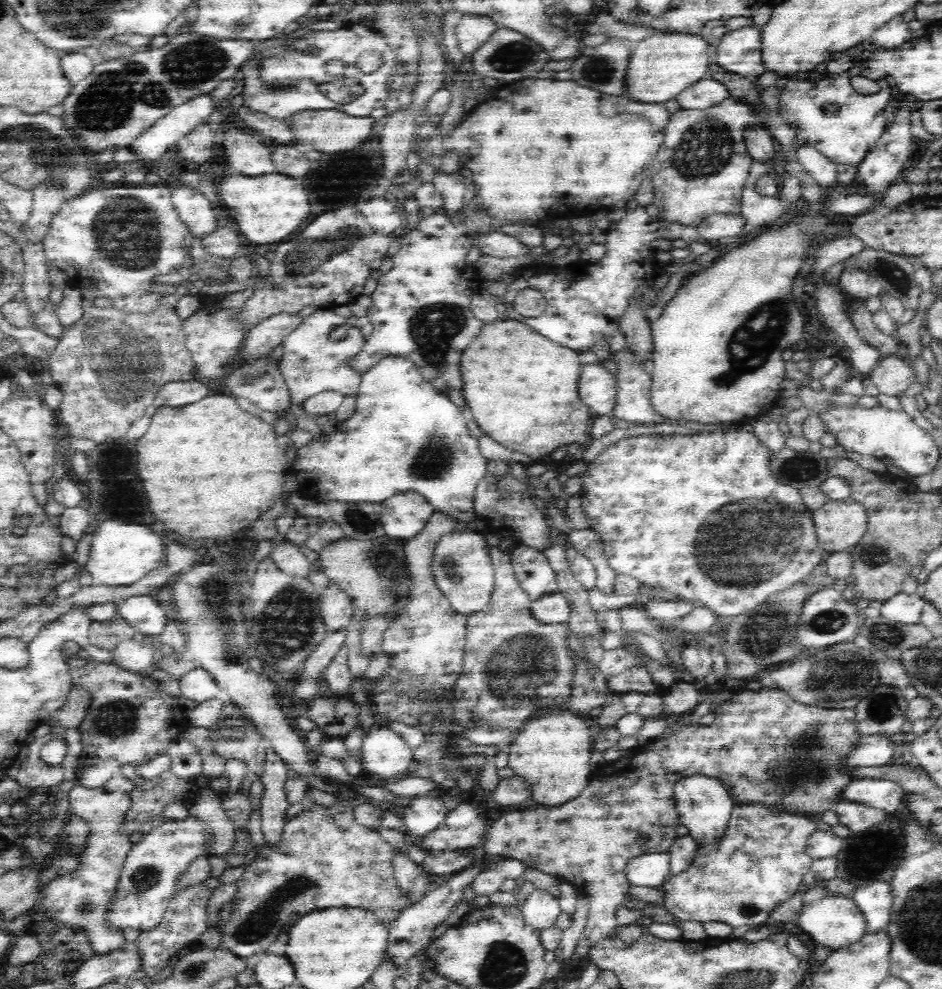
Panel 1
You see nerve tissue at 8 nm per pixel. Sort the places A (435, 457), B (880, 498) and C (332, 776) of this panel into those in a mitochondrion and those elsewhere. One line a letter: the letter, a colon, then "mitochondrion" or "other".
A: mitochondrion
B: other
C: other

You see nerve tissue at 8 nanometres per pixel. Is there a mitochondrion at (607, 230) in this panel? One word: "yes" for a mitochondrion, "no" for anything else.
no

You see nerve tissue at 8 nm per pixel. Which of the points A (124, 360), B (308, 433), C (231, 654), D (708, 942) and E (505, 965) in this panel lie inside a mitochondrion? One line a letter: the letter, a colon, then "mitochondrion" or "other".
A: mitochondrion
B: other
C: mitochondrion
D: other
E: mitochondrion

